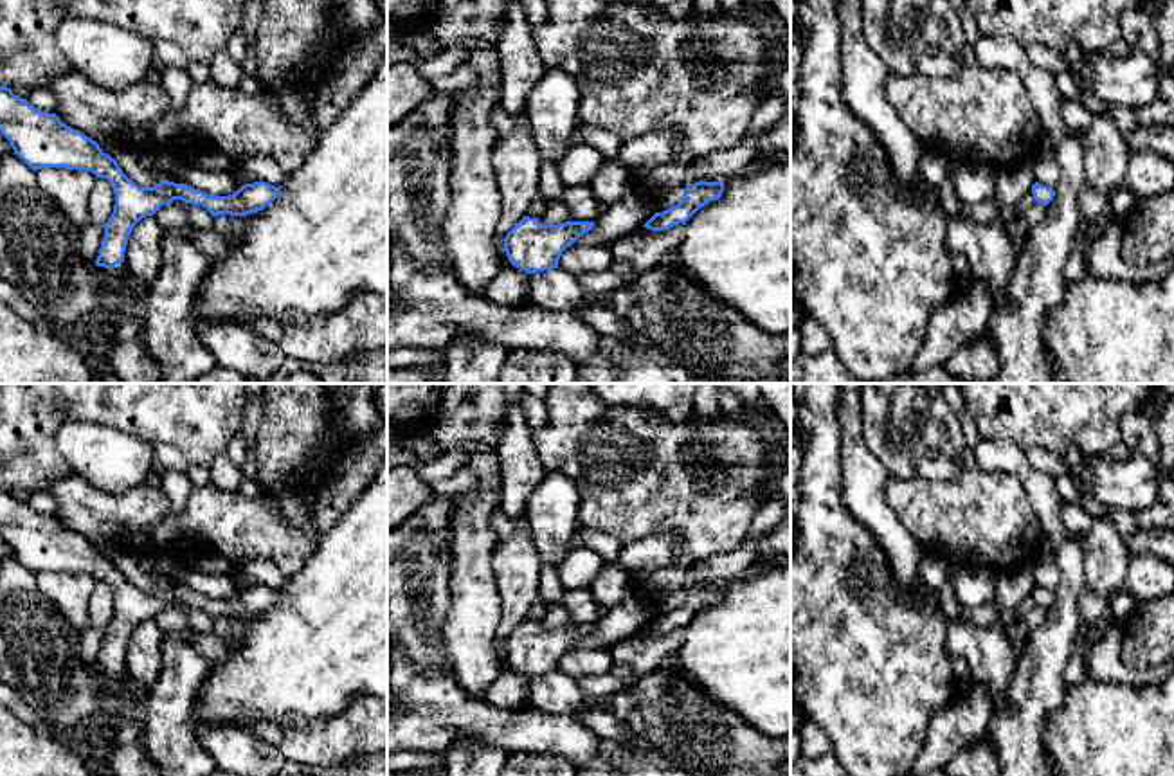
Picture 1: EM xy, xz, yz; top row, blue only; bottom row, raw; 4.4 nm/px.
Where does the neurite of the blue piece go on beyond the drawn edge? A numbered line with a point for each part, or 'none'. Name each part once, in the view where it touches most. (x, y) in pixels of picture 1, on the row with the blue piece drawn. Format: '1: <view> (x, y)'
1: xy (117, 278)

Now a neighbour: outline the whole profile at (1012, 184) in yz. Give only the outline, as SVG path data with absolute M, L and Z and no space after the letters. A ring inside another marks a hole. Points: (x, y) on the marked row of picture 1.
M1023 162L1019 166L1014 166L1010 169L998 171L998 189L994 202L999 209L999 214L1016 205L1021 196L1032 191L1034 180L1034 169L1030 162Z

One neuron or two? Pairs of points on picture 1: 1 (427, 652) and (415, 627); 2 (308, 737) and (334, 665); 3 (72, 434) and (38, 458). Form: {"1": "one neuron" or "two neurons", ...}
{"1": "one neuron", "2": "two neurons", "3": "two neurons"}

